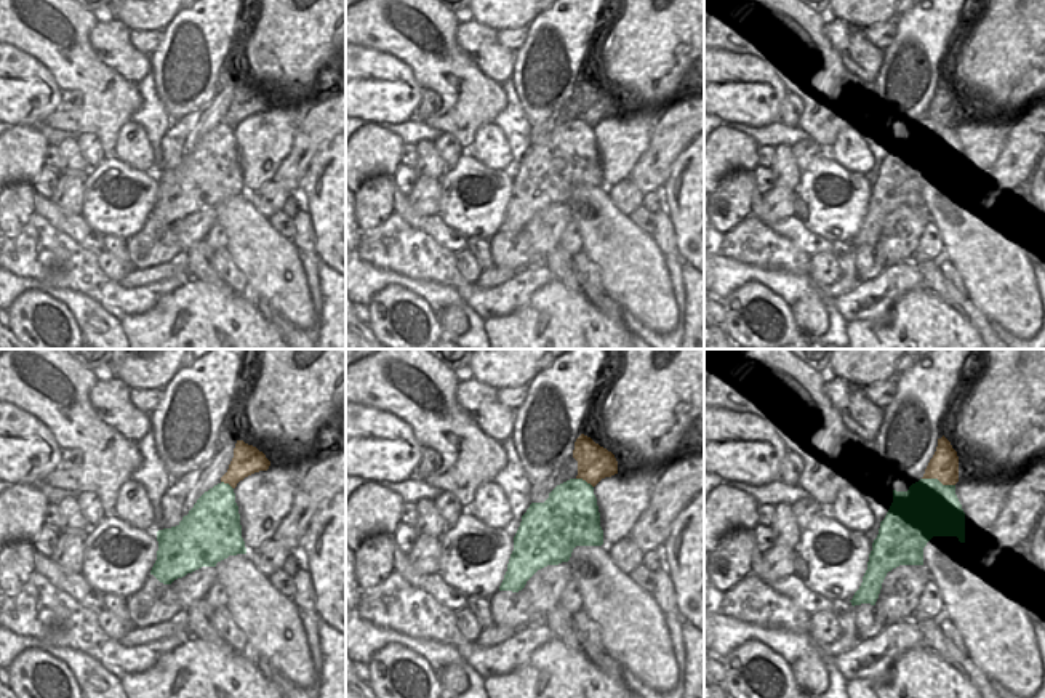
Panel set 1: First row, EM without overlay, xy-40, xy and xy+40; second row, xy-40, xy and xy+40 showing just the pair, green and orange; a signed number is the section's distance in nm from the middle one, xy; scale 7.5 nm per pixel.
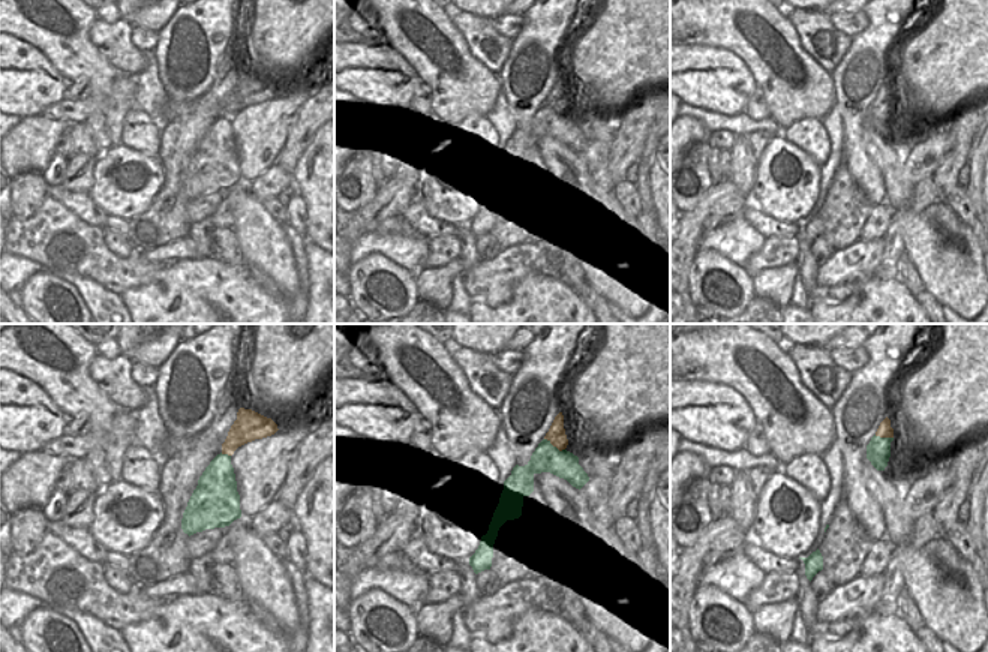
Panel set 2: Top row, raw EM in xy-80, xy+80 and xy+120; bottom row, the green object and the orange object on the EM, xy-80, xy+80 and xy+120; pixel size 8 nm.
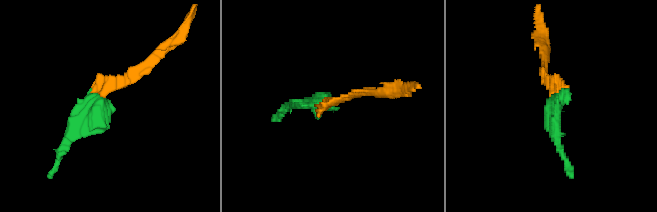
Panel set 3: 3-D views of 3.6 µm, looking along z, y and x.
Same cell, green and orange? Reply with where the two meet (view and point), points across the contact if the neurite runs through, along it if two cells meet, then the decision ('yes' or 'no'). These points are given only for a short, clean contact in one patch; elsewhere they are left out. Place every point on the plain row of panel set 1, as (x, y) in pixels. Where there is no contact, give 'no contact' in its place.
contact xy+40 (936, 120); border xy+40 (922, 119), (936, 119), (943, 125), (954, 127); no

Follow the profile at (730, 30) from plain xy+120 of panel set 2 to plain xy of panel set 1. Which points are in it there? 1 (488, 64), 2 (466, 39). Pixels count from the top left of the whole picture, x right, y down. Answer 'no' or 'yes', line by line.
1: no
2: no

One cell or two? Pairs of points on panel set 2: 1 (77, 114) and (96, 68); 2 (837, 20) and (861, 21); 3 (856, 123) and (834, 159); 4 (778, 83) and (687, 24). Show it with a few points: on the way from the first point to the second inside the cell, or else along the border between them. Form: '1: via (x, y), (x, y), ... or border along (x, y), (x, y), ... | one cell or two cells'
1: via (89, 102), (98, 93), (98, 80) | one cell
2: via (843, 21), (855, 21) | one cell
3: border along (838, 113), (841, 117), (843, 162) | two cells
4: via (759, 59), (724, 24), (711, 24) | one cell

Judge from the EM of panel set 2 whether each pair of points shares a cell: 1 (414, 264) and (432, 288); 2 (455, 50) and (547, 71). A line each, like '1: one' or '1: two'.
1: two
2: two

